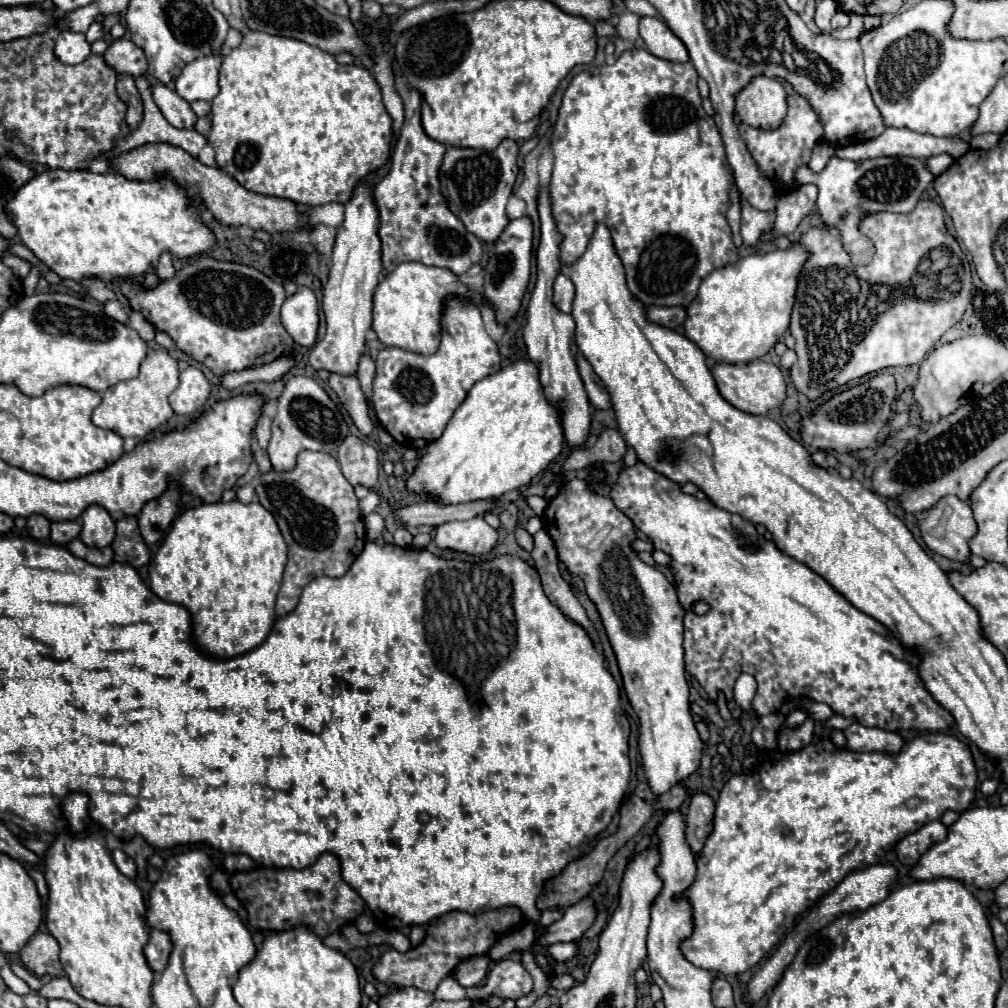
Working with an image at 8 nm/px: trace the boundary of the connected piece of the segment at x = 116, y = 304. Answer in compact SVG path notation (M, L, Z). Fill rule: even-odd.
M119 300L105 302L105 312L107 312L107 316L111 316L117 322L123 322L123 324L127 322L127 310L125 310L125 306Z

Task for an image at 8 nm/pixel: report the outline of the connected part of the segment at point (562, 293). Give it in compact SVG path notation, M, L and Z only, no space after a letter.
M559 274L557 280L555 280L555 286L553 286L553 300L555 300L555 306L565 312L565 314L571 314L571 304L573 304L573 298L575 298L575 286L573 282Z

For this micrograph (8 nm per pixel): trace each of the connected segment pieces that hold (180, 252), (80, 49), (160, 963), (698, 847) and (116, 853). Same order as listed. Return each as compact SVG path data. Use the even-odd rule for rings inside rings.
M45 170L35 174L23 184L15 196L5 204L7 214L17 228L19 240L57 276L69 280L99 278L103 282L141 278L149 266L157 266L159 256L169 250L173 256L189 258L213 248L213 232L199 220L191 218L193 212L201 212L203 206L189 204L185 188L179 188L173 180L127 180L121 174L93 174L85 170Z
M59 32L55 38L55 56L63 64L79 64L91 54L91 46L81 32Z
M149 930L149 942L143 948L143 954L147 958L149 968L153 970L155 978L159 976L159 972L163 972L163 968L167 966L167 956L171 952L171 940L167 940L165 932L155 932Z
M705 794L691 796L687 812L687 842L695 856L701 854L705 838L713 830L713 814L715 814L715 802L709 796Z
M113 850L113 860L115 860L117 868L121 870L121 874L125 874L127 878L135 878L137 876L137 866L135 866L133 858L129 858L123 850Z

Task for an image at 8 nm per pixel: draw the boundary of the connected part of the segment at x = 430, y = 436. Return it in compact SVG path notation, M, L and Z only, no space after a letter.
M449 294L441 312L441 344L435 354L423 356L403 348L383 348L375 360L373 404L381 426L405 448L425 448L437 440L469 388L499 372L499 350L489 338L479 304L467 296Z

